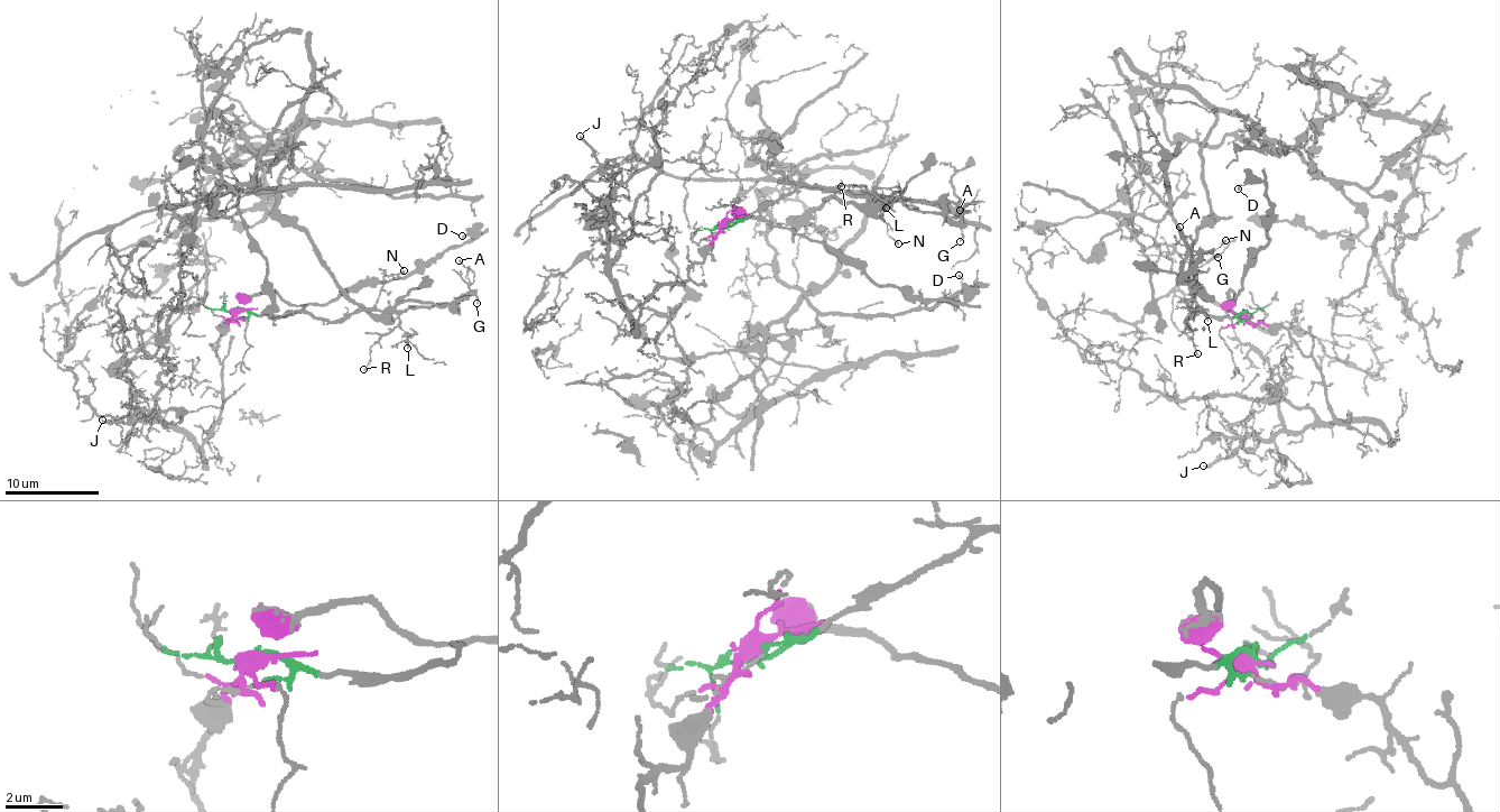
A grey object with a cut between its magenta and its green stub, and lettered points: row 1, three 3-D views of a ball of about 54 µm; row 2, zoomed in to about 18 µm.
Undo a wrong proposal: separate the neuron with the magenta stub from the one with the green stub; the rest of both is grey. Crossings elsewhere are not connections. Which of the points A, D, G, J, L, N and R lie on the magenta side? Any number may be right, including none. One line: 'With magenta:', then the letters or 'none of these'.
With magenta: D, J

